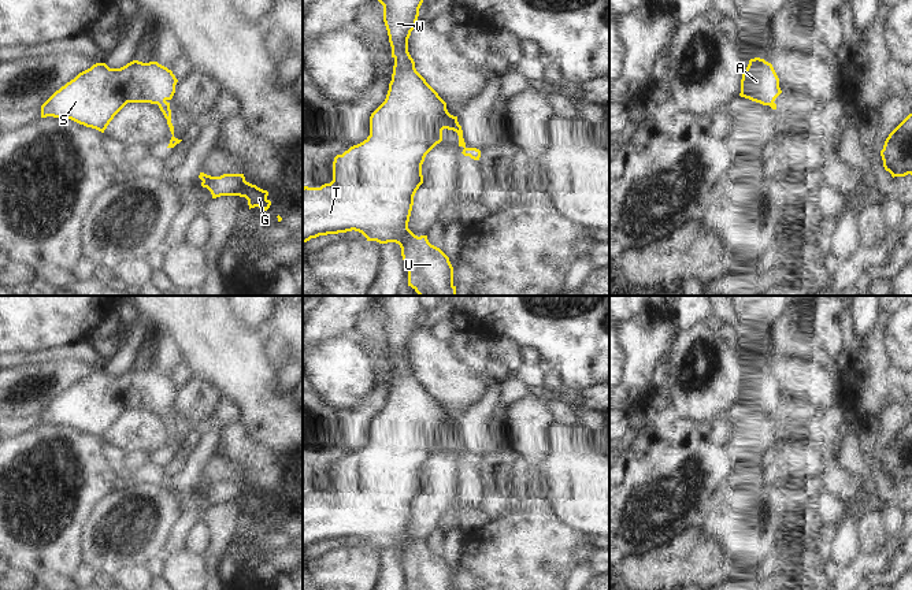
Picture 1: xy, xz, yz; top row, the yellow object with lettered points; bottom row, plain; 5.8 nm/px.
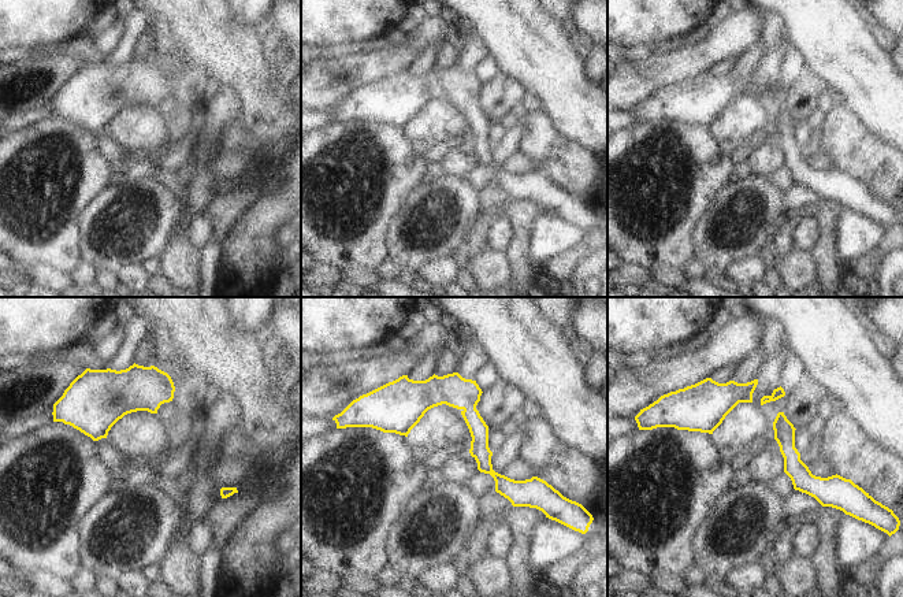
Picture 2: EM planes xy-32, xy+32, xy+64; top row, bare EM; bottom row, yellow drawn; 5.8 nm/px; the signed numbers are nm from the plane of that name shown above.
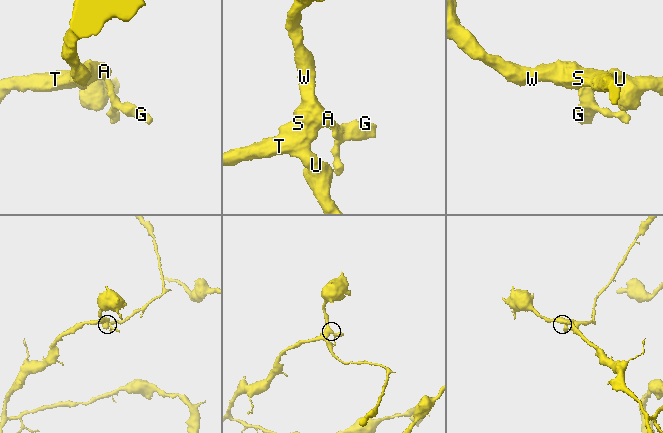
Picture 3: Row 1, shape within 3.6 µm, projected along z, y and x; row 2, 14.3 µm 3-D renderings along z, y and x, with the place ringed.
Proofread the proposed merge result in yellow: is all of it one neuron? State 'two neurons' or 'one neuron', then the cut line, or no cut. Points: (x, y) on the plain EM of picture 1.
one neuron; cut none

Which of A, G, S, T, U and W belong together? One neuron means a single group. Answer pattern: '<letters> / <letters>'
A G S T U W

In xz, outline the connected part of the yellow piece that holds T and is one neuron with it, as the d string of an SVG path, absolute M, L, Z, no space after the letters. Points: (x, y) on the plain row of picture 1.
M379 296L378 308L383 312L383 329L388 337L394 365L392 387L385 408L370 423L370 442L360 450L351 453L333 468L333 487L320 494L303 494L303 549L319 542L359 538L367 548L379 550L396 549L401 554L401 563L408 574L408 590L453 590L453 574L449 564L437 553L431 552L427 542L415 542L408 535L414 512L414 502L423 490L422 471L426 461L442 448L442 437L453 437L459 442L459 453L463 461L479 467L481 457L467 454L457 423L446 416L446 409L416 378L415 368L408 359L408 345L414 337L419 315L423 309L420 296Z

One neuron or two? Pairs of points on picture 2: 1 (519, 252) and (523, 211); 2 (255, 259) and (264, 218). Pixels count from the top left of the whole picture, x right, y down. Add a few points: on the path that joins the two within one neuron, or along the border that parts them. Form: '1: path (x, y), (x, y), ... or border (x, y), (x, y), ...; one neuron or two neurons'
1: path (521, 243), (523, 221); one neuron
2: path (255, 249), (255, 233), (259, 227); one neuron

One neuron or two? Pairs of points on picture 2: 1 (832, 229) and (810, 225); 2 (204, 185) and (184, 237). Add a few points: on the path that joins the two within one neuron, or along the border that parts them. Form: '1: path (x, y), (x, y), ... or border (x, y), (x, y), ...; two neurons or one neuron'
1: border (809, 212), (818, 225), (818, 241), (810, 251); two neurons
2: path (199, 197), (186, 225); one neuron

